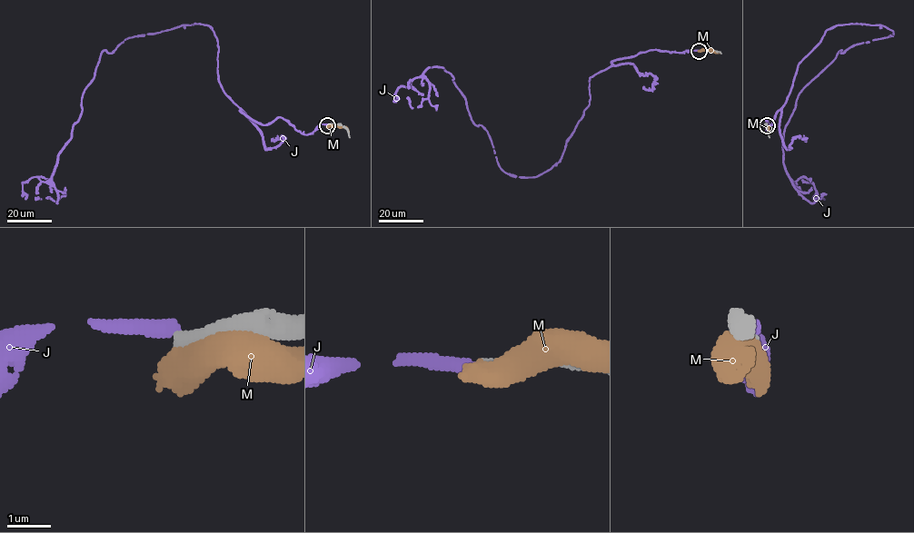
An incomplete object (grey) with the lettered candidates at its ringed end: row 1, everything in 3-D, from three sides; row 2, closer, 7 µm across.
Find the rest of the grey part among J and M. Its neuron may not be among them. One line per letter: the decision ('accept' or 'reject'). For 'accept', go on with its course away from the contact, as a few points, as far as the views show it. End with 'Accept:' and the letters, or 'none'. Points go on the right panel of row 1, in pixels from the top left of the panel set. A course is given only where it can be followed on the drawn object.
J: reject
M: reject
Accept: none

